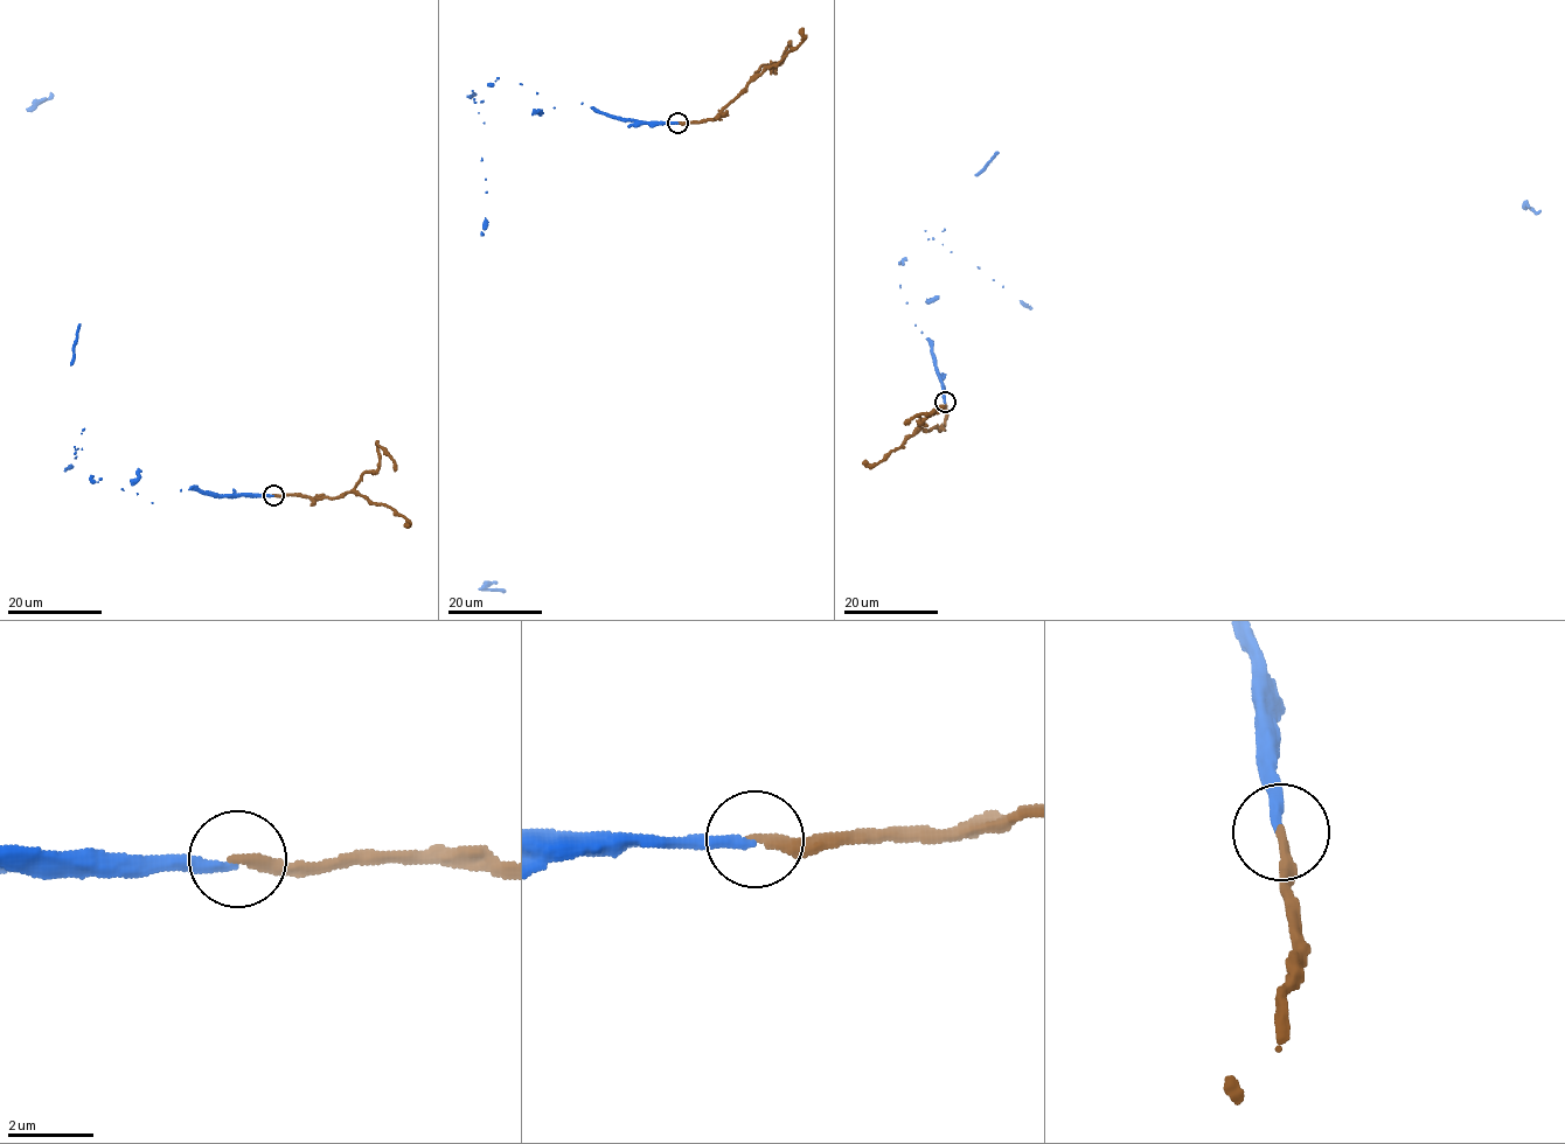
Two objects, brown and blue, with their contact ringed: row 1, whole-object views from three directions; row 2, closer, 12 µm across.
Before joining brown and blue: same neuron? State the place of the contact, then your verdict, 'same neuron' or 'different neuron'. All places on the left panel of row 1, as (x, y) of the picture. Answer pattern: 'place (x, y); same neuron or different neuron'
place (273, 495); different neuron

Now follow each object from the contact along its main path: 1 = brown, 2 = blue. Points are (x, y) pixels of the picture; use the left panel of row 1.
1: (272, 495), (300, 494), (315, 499), (336, 497), (350, 490), (364, 472), (376, 471), (376, 443), (396, 469)
2: (272, 495), (181, 489), (137, 494), (102, 479), (95, 481), (82, 448), (64, 469), (32, 107), (50, 92)

